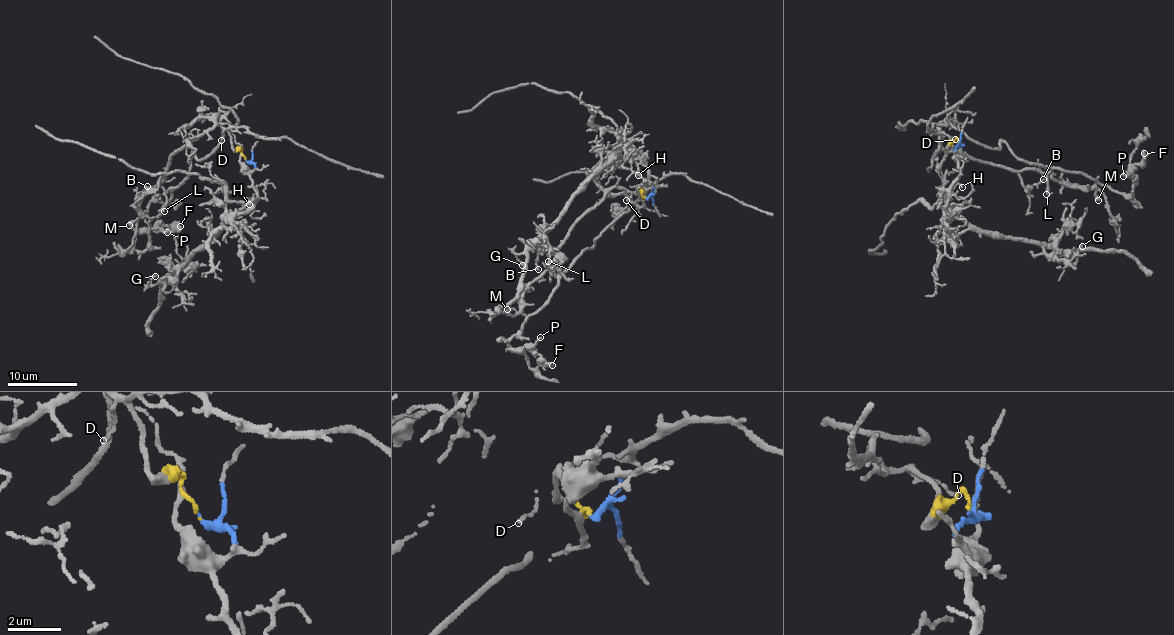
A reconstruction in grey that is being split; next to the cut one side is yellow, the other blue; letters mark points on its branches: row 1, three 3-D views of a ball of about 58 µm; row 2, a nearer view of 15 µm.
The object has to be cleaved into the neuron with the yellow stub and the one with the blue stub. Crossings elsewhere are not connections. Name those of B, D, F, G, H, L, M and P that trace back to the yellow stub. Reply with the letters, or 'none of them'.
B, D, F, L, M, P

